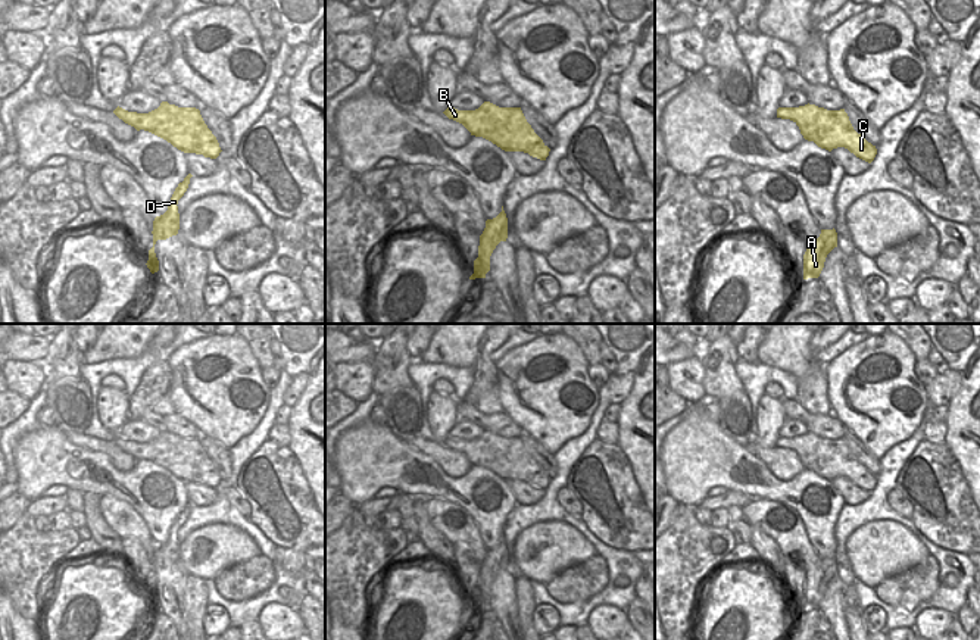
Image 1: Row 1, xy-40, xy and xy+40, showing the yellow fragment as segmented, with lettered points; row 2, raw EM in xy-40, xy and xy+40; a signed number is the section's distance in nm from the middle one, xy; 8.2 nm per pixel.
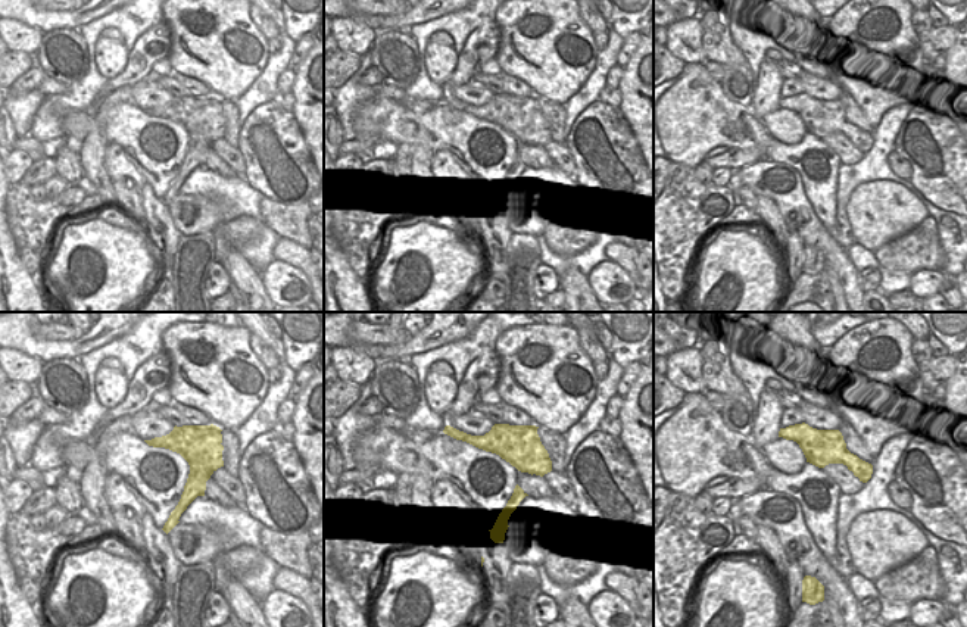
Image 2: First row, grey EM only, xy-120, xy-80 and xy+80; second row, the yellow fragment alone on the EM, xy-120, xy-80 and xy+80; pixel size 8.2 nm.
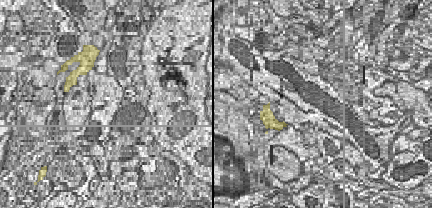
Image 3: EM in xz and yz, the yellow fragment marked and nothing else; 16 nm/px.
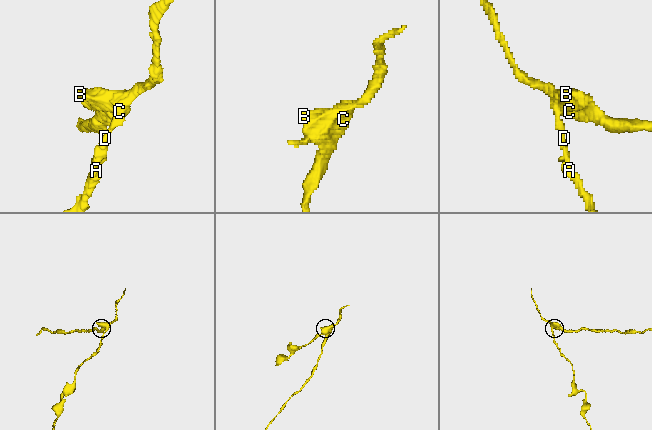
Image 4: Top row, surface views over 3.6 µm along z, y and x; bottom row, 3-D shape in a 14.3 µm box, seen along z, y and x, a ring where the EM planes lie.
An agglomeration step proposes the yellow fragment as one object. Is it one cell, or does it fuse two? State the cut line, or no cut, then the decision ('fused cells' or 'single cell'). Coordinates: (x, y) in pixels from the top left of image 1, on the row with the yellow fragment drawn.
cut in xy along (523, 147), (545, 158); fused cells

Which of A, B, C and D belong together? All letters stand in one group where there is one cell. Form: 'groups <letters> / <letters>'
groups A D / B C

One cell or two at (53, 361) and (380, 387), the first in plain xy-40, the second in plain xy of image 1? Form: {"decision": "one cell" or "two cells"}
{"decision": "one cell"}

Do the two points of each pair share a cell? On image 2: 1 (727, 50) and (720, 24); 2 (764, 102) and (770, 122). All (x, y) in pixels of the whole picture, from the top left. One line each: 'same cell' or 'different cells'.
1: same cell
2: different cells

